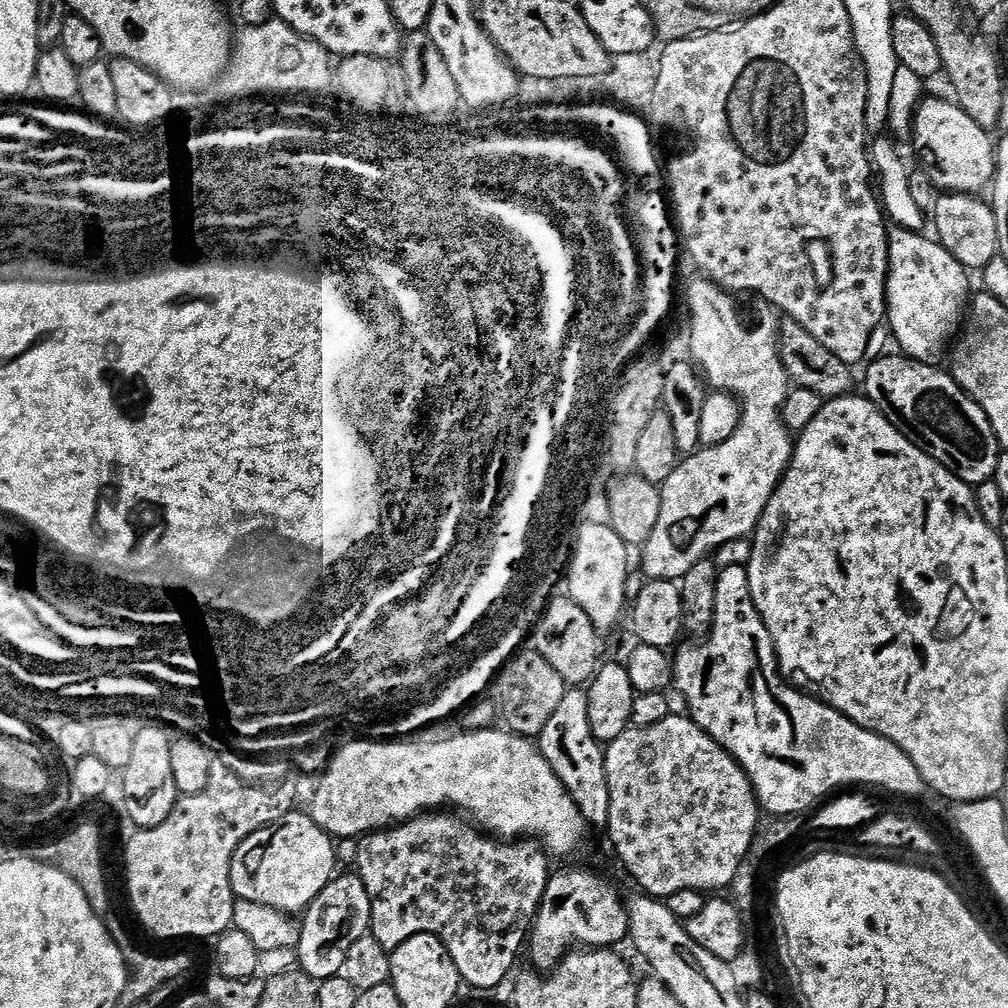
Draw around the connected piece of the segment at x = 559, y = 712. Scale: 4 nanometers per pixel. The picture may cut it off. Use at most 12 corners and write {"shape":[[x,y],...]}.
{"shape":[[580,690],[565,691],[540,754],[585,821],[608,819],[601,741]]}

